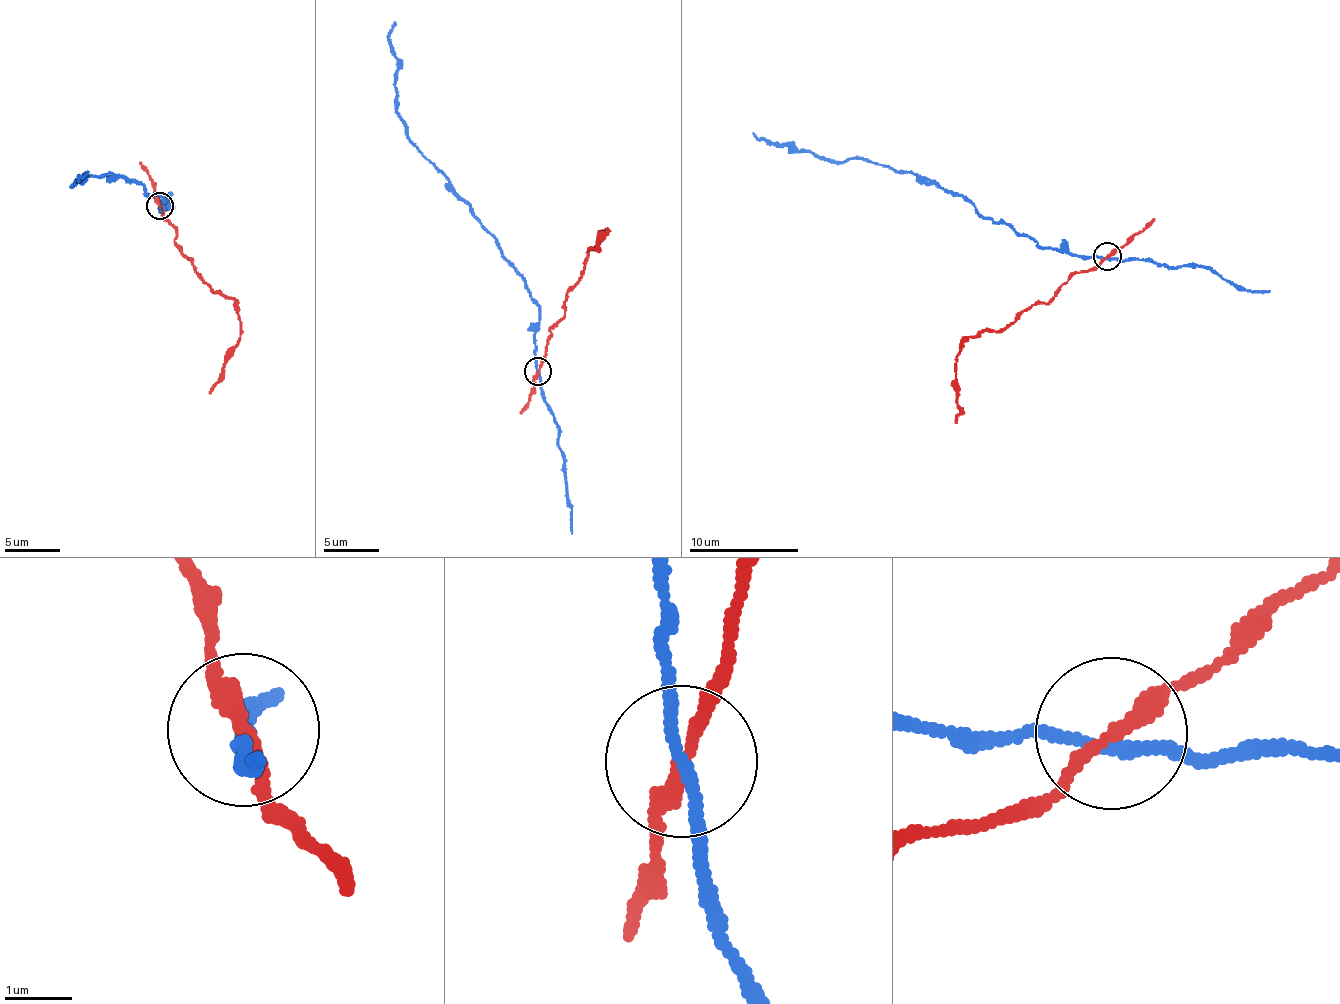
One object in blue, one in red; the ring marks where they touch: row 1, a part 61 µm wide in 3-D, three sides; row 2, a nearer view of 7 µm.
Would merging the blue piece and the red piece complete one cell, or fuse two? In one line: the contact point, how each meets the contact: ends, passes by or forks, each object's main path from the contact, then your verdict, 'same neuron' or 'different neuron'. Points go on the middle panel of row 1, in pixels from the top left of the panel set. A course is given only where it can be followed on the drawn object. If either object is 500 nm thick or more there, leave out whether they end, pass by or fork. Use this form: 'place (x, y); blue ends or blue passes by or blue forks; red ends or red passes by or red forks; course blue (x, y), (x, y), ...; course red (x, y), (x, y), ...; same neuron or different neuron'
place (538, 371); blue passes by; red passes by; course blue (538, 372), (539, 305), (496, 237), (409, 138), (406, 122), (395, 110), (399, 61), (389, 33), (393, 22); course red (538, 372), (551, 327), (564, 315), (565, 292), (584, 273), (587, 252), (606, 229), (597, 247), (588, 248); different neuron

